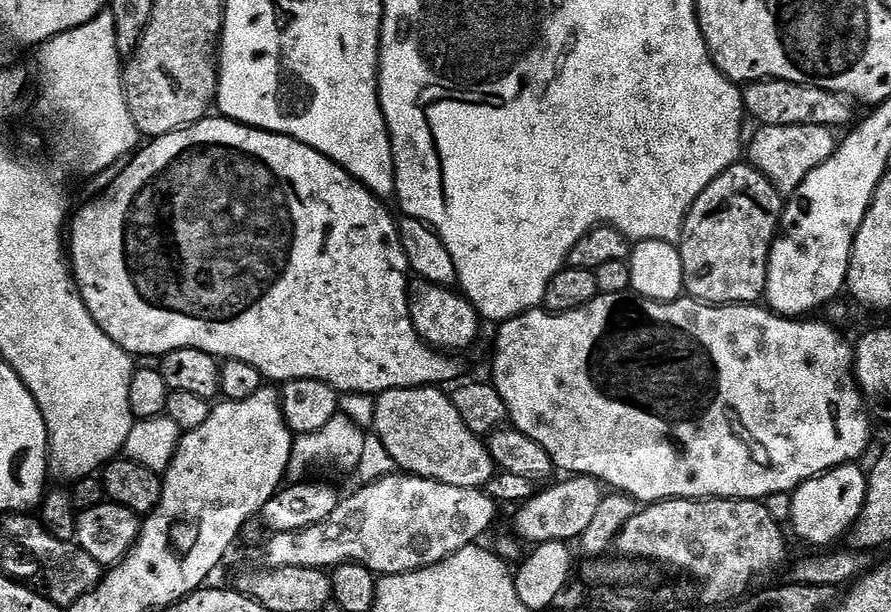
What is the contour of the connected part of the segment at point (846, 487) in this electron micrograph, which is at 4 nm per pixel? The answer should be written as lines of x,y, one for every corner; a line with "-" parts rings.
856,462
839,464
836,468
831,468
821,476
815,476
812,480
800,484
791,493
792,499
792,528
808,544
813,544
813,549
820,550
825,546
832,546
836,539
843,537
849,531
853,521
860,516
860,511
864,506
864,499
868,496
868,478
865,469

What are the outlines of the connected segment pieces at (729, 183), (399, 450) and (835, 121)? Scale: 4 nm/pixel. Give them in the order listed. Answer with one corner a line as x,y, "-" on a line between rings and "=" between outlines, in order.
747,162
731,164
724,173
692,204
684,229
678,241
678,249
684,271
684,289
691,299
706,304
756,304
764,295
768,251
778,234
782,196
774,185
=
439,387
395,388
389,392
379,393
375,397
372,409
372,428
380,439
388,456
397,464
397,469
414,476
425,476
438,482
446,482
450,486
466,486
467,488
484,488
490,477
496,475
498,469
492,462
488,445
481,437
475,436
466,426
466,422
454,410
451,399
444,396
=
753,80
743,85
742,95
745,113
751,119
753,116
757,125
766,128
821,124
823,128
839,130
844,127
847,129
853,123
853,105
845,97
821,88
812,88
809,84
791,84
785,80

